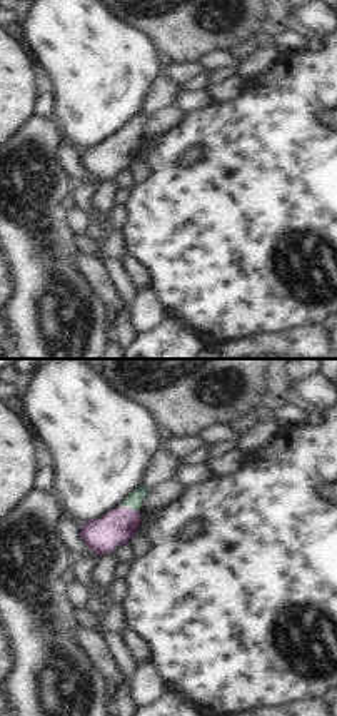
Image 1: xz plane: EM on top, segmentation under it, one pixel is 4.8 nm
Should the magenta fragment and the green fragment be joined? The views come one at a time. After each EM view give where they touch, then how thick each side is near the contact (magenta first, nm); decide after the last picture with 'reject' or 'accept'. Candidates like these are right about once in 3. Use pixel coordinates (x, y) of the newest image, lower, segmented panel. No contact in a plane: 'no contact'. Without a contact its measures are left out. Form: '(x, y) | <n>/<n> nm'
(129, 508) | 180/80 nm

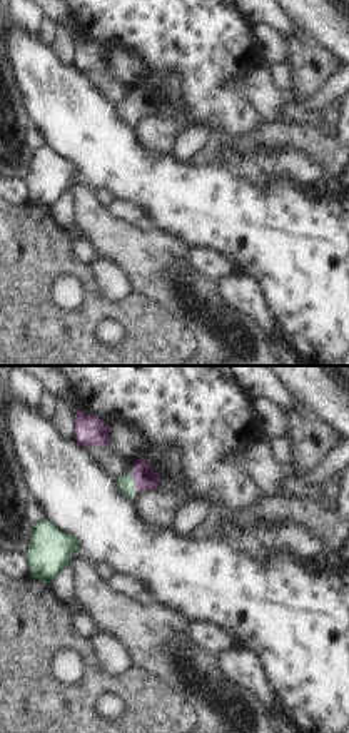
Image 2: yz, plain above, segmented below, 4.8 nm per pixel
(134, 483) | 110/80 nm

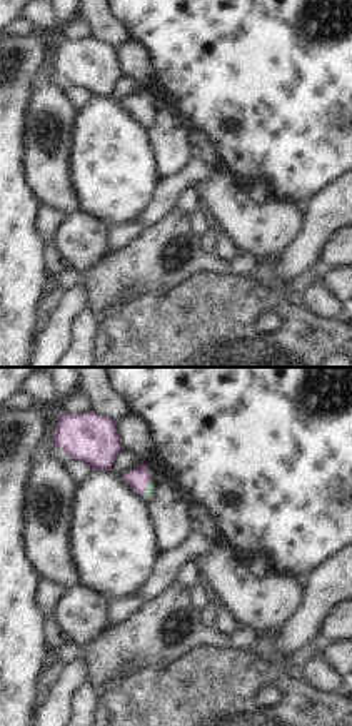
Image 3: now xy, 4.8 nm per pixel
(145, 488) | 110/50 nm

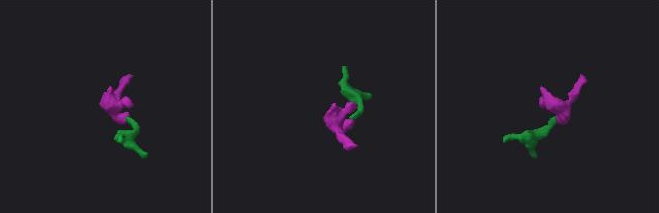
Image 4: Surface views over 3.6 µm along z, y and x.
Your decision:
accept

